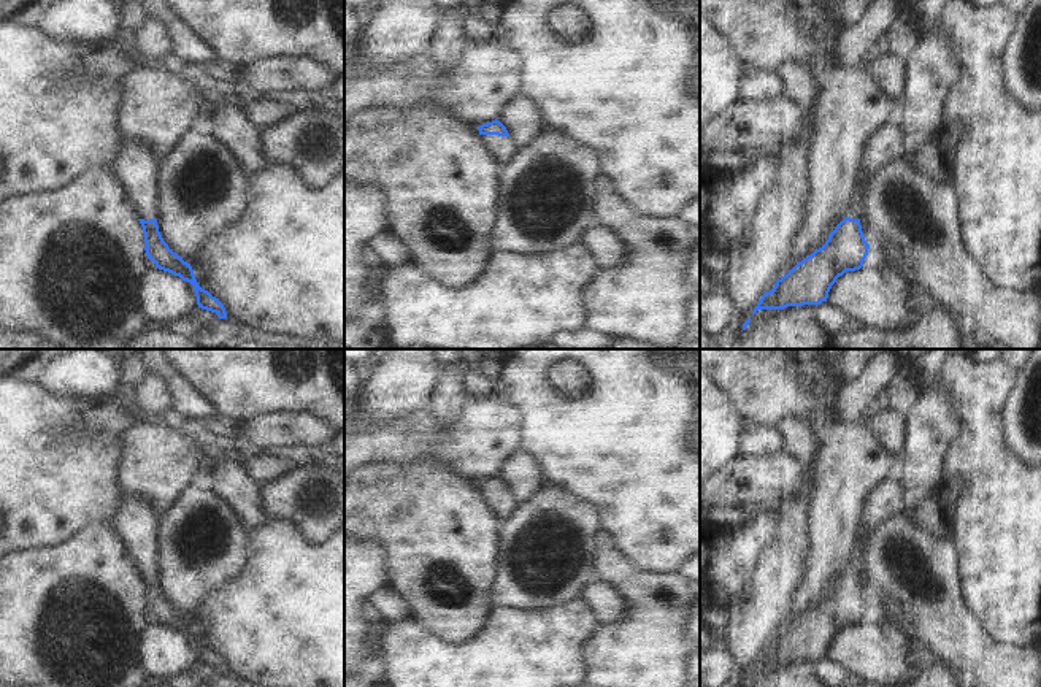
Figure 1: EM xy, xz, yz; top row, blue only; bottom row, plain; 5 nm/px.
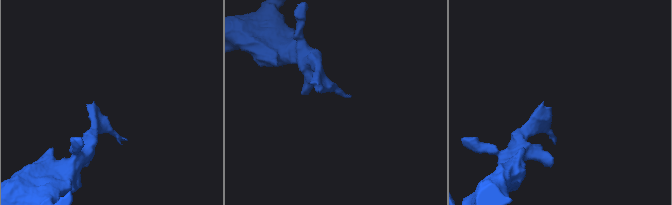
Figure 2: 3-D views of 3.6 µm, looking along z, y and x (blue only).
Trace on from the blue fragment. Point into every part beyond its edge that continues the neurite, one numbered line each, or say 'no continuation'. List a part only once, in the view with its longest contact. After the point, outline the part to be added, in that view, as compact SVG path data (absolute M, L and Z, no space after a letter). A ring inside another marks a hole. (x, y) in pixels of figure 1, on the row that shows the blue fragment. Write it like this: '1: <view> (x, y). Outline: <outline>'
1: xz (500, 148). Outline: M481 135L487 154L503 165L519 148L509 136Z

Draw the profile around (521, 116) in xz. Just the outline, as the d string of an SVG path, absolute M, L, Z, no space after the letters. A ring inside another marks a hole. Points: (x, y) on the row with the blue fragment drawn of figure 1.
M516 95L511 98L497 117L517 148L530 143L544 129L538 106L527 97Z

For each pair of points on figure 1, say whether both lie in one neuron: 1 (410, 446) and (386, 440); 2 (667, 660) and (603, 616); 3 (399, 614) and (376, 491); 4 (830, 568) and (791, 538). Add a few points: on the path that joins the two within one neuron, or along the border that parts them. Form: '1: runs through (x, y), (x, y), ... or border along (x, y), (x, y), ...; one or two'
1: runs through (403, 446), (392, 445); one
2: border along (608, 586), (624, 598), (624, 613), (600, 625); two
3: border along (386, 586), (402, 597), (413, 621); two
4: border along (808, 513), (808, 556), (797, 586); two

